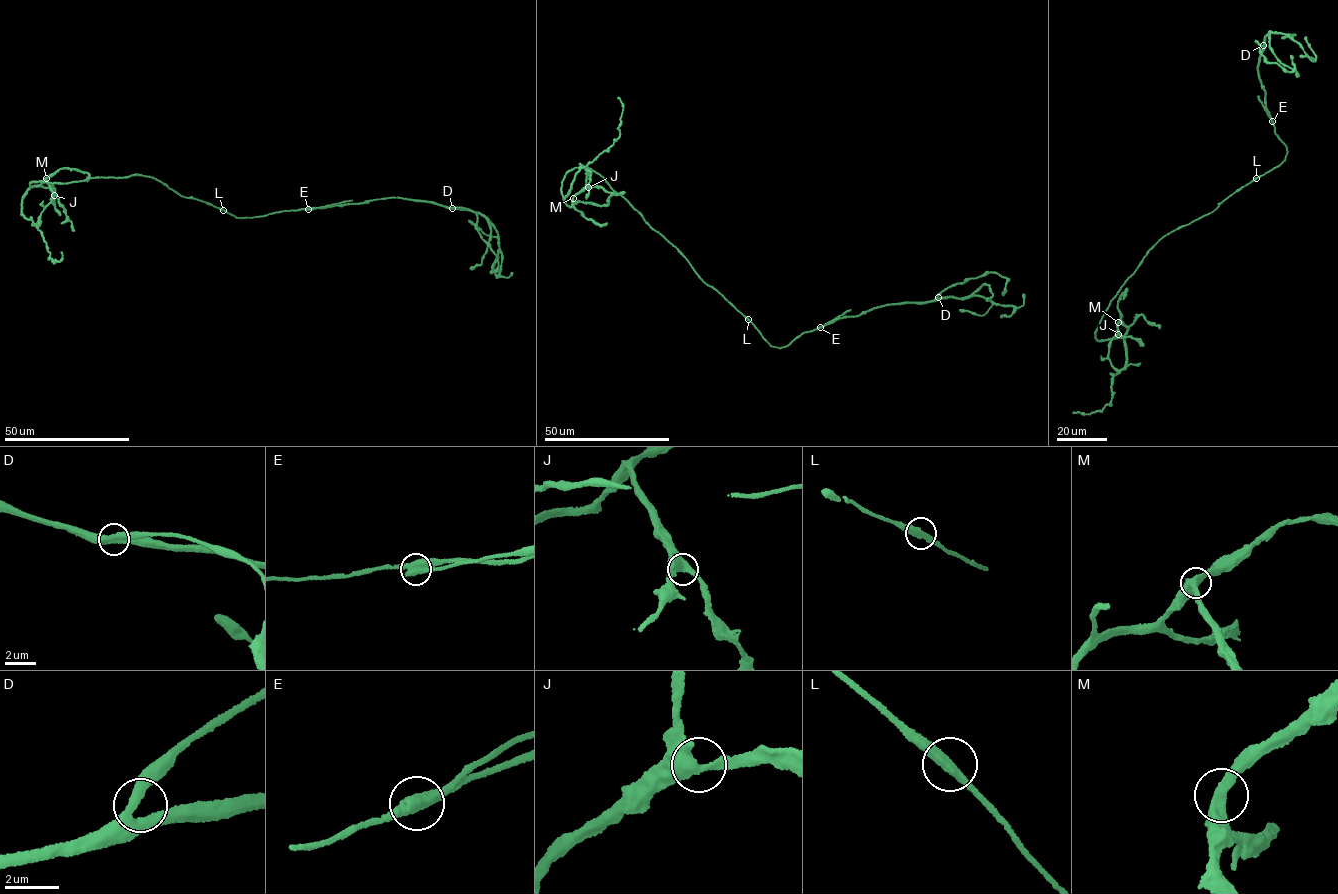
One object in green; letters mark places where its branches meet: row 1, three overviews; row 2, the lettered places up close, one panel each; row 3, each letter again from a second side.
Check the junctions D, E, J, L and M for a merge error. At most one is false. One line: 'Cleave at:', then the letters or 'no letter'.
Cleave at: E

